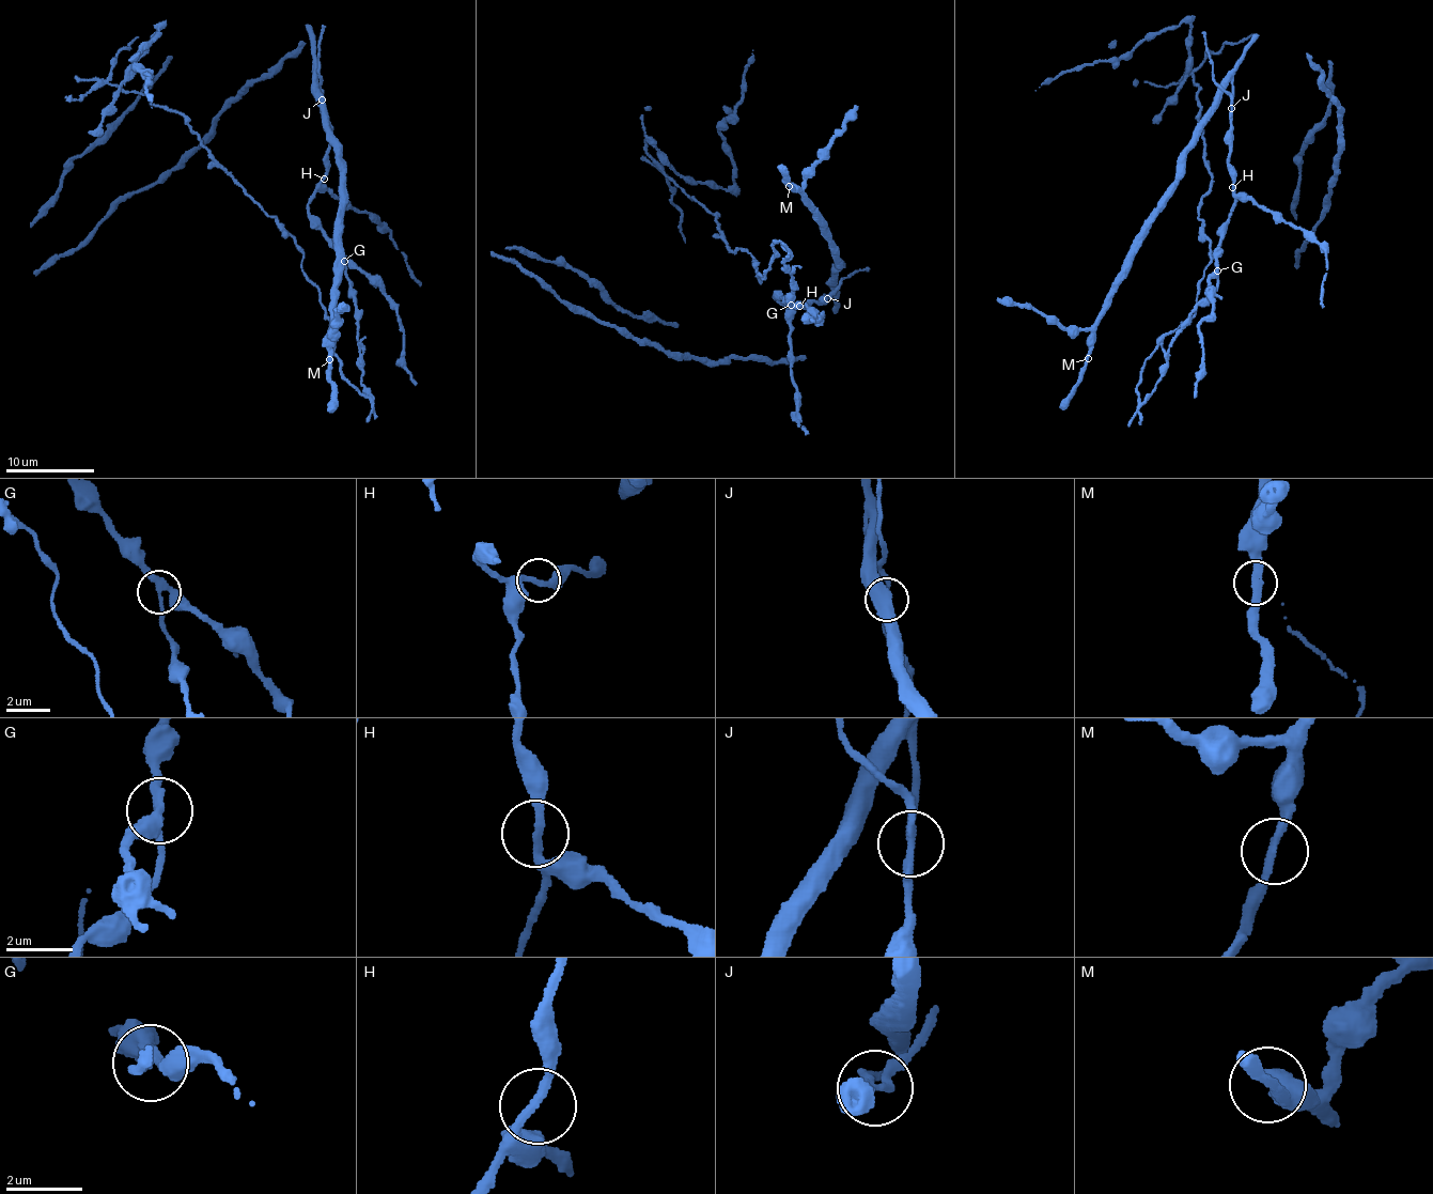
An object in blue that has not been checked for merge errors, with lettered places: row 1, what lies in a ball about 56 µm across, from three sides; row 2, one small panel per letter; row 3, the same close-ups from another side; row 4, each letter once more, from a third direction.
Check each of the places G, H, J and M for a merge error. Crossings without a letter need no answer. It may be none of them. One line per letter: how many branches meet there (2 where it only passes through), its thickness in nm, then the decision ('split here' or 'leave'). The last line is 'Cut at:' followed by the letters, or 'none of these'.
G: 3 branches meet; 220 nm thick; split here
H: 2 branches meet; 220 nm thick; leave
J: 2 branches meet; 260 nm thick; split here
M: 2 branches meet; 280 nm thick; leave
Cut at: G, J

